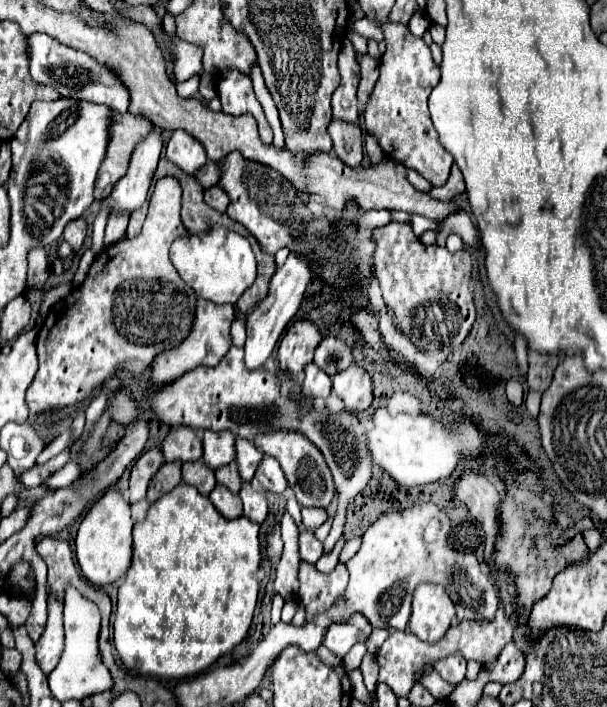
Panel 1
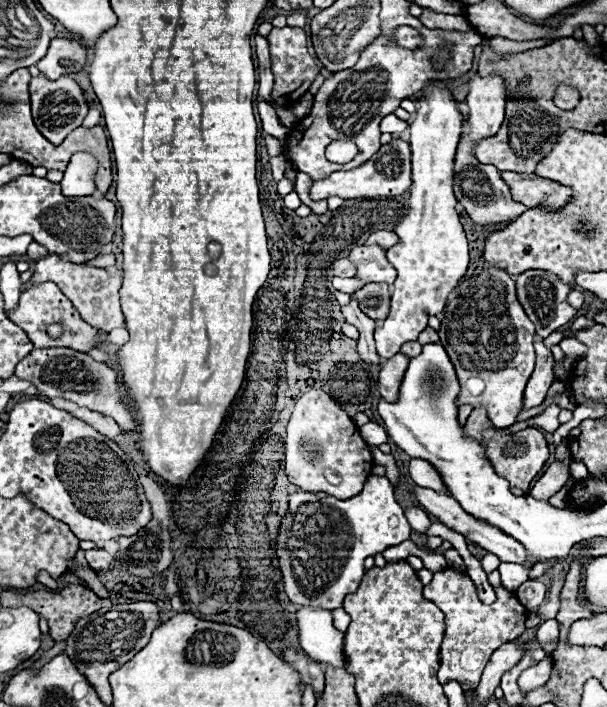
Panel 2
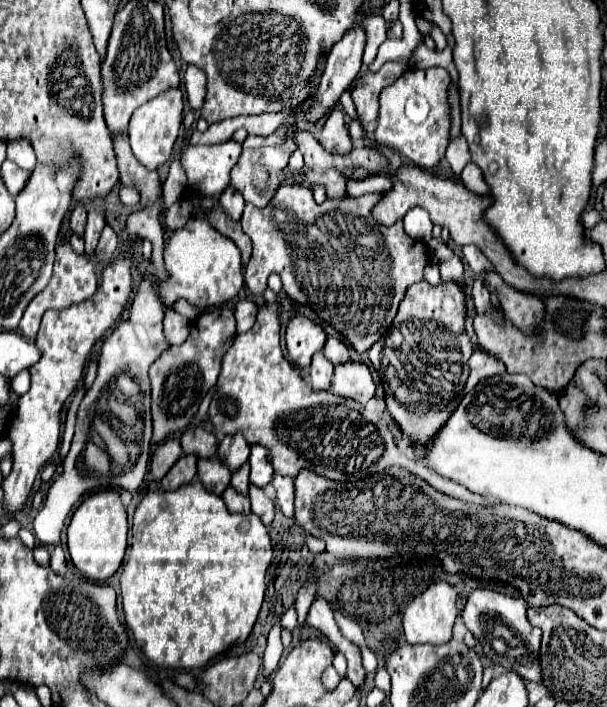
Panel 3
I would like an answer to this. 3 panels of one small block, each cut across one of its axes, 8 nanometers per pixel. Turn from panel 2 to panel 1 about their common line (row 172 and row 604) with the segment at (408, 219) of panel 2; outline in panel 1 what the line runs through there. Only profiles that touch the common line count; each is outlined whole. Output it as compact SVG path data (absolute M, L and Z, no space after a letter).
M422 584L412 598L410 628L424 642L438 642L444 638L452 620L456 618L454 604L444 586Z

